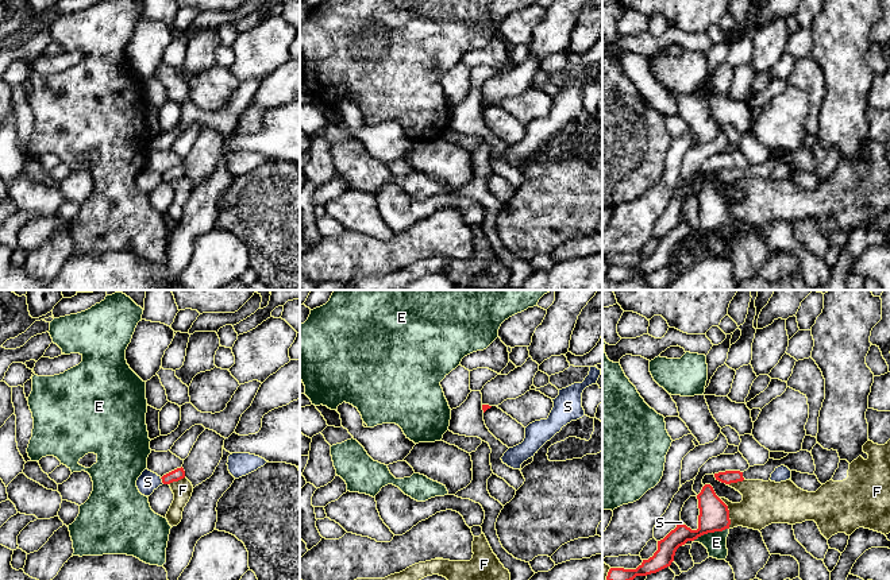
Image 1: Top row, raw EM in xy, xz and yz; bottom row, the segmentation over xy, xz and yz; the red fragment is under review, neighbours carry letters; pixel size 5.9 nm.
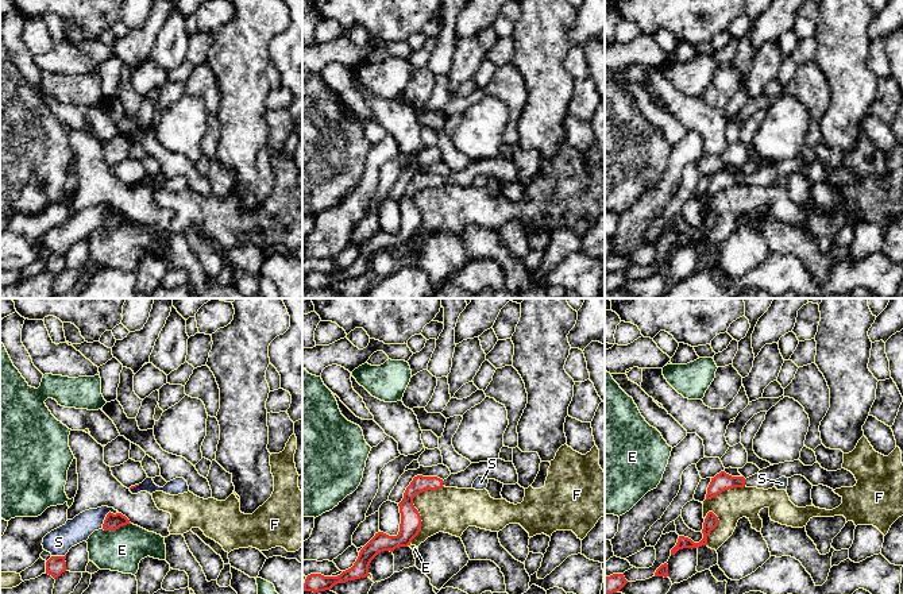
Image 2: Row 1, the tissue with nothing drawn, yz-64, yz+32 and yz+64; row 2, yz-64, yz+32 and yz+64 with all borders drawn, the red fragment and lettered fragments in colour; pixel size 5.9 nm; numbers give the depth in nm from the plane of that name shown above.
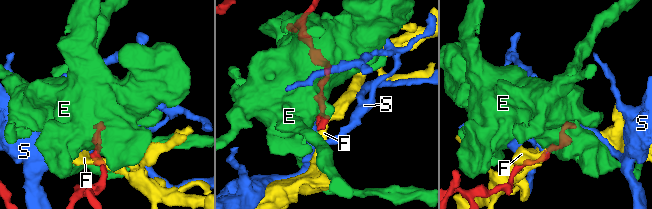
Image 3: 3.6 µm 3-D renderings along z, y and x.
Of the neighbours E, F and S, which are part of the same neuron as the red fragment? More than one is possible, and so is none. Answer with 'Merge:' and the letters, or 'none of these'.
Merge: none of these

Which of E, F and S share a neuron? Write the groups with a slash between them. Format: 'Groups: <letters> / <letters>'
Groups: E / F / S

